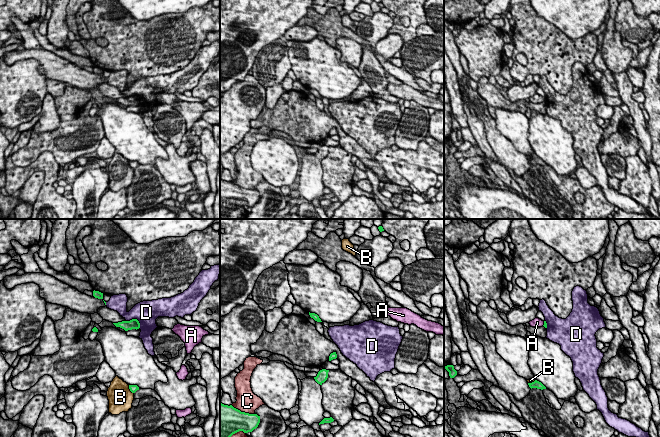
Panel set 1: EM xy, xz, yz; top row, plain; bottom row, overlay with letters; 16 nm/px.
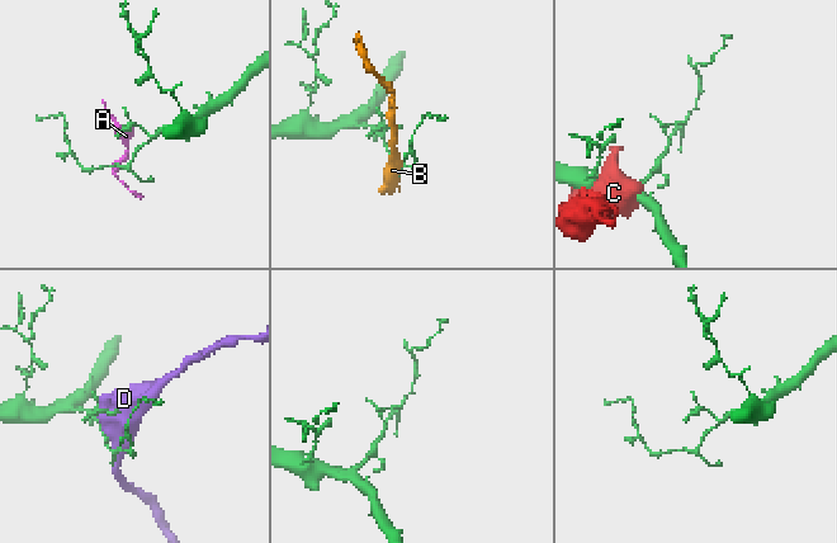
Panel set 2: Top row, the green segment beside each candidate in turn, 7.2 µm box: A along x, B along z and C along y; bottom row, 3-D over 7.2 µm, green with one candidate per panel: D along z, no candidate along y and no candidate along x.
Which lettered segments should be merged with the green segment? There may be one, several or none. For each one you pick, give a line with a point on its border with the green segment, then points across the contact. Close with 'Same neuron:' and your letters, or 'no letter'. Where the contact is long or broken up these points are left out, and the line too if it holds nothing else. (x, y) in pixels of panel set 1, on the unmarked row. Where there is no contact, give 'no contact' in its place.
Same neuron: no letter

